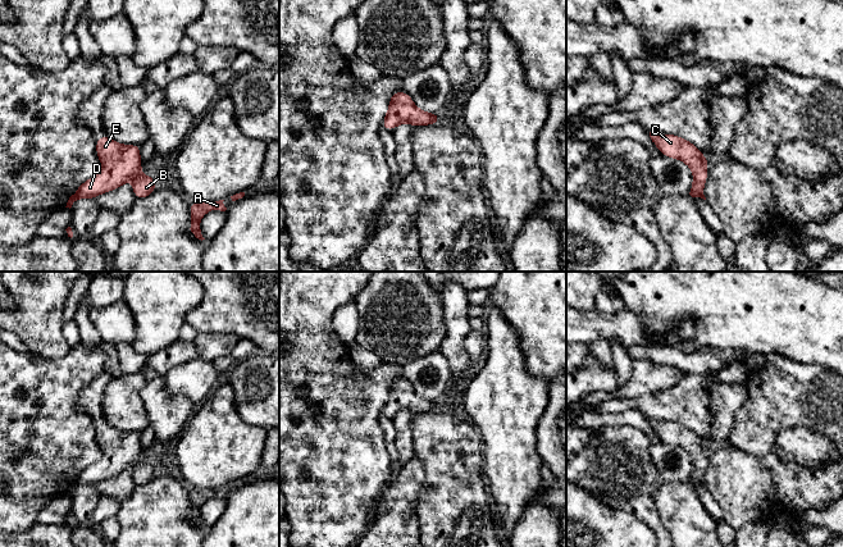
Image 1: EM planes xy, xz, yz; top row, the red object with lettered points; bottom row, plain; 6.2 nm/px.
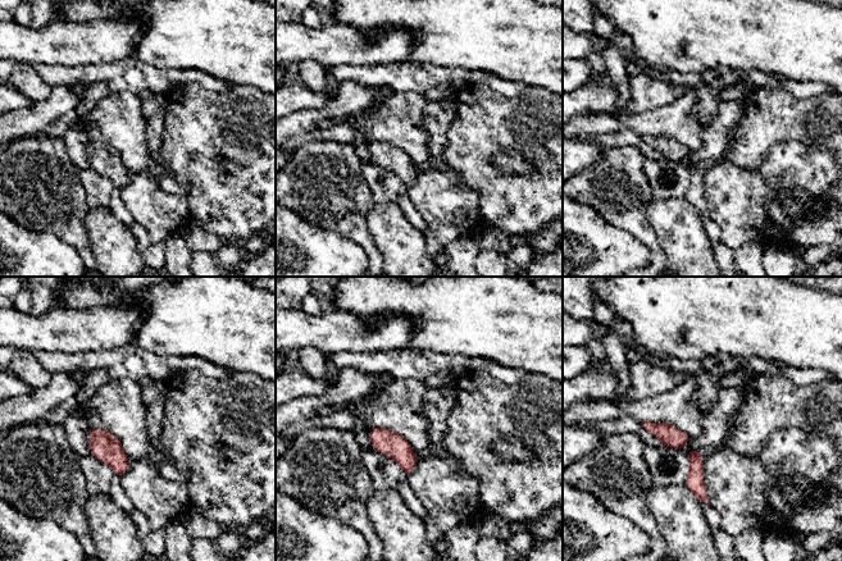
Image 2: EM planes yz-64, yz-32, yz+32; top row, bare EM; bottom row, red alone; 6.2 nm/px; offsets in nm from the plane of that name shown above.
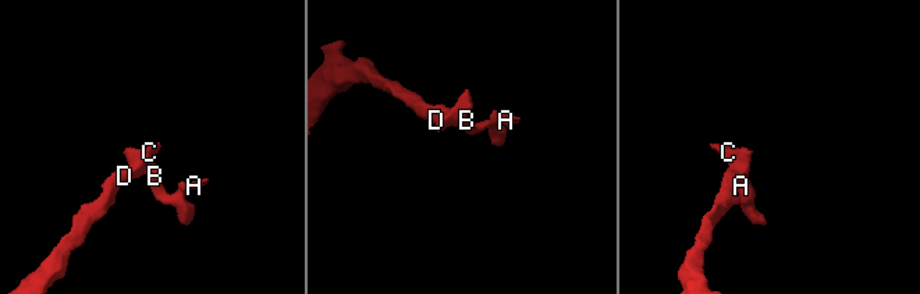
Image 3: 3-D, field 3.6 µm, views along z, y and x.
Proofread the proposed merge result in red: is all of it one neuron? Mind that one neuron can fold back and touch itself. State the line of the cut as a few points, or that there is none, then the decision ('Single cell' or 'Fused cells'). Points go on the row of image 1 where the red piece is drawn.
No split. Single cell

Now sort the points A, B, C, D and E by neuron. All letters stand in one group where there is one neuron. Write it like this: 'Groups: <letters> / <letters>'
Groups: A B C D E

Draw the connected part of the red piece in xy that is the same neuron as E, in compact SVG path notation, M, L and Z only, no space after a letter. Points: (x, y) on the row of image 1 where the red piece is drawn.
M108 136L96 138L96 152L102 168L77 188L65 208L70 209L78 199L95 199L104 192L114 191L131 178L136 199L151 195L156 186L152 176L141 174L140 168L143 163L140 147L141 145L120 145Z

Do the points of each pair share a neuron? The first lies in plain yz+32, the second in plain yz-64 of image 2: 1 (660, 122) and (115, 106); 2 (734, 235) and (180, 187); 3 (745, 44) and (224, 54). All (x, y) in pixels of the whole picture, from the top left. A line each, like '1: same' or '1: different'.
1: same
2: different
3: same

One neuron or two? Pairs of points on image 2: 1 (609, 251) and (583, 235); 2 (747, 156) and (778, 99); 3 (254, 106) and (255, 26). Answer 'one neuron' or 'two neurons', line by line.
1: one neuron
2: one neuron
3: two neurons

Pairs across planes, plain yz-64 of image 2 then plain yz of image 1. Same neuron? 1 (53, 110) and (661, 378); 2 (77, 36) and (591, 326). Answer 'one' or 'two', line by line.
1: one
2: one

